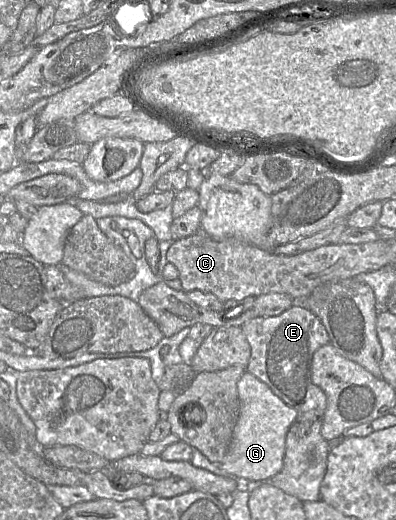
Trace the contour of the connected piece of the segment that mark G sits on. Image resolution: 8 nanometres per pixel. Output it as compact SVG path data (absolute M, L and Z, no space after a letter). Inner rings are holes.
M247 370L238 381L237 390L240 402L238 420L226 455L215 465L226 471L228 477L234 477L239 481L270 481L283 467L286 434L297 419L297 411L285 404L264 382Z

